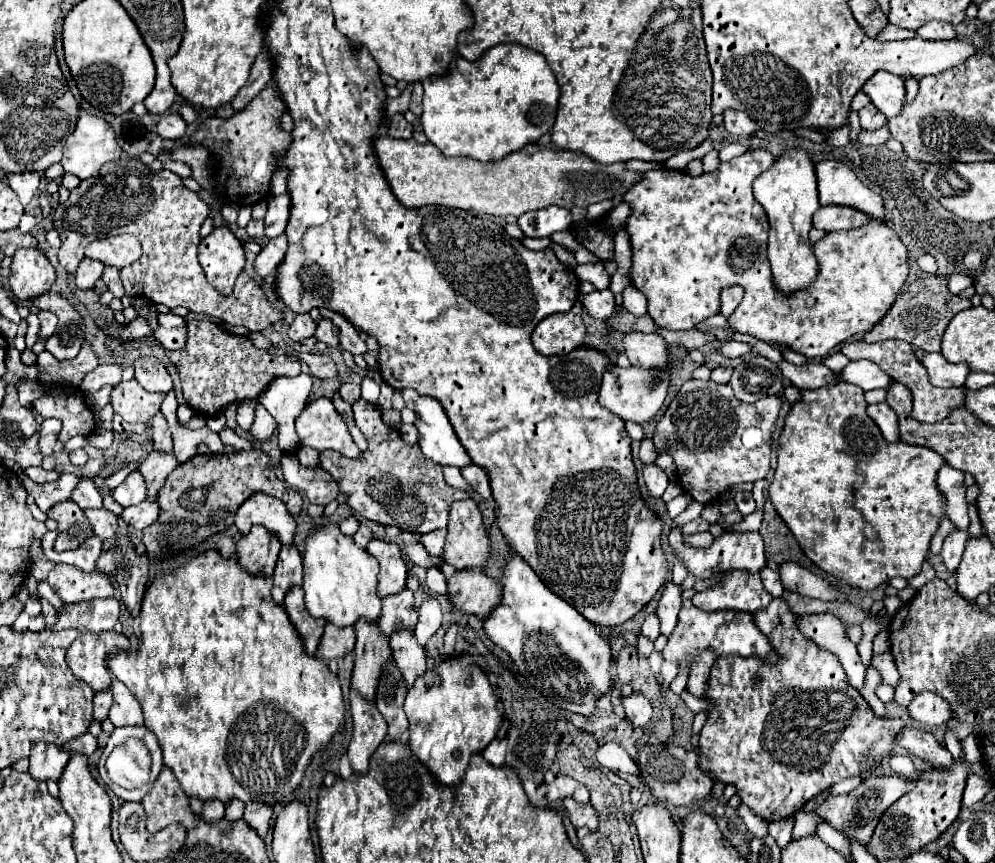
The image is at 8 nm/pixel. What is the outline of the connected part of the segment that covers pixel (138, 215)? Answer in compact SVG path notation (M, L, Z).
M121 158L119 162L105 164L97 176L83 180L71 190L65 210L55 210L53 224L63 242L59 248L59 264L69 274L75 274L83 260L85 244L109 230L127 232L141 240L141 258L121 270L127 296L161 302L169 308L185 306L191 312L203 312L215 320L245 326L251 332L261 332L273 322L283 320L283 314L267 302L265 290L245 272L239 274L233 296L223 296L209 286L197 260L199 228L207 216L209 206L195 192L185 188L177 174L169 170L153 172L135 158Z

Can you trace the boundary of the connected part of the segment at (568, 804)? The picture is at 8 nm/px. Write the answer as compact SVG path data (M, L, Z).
M565 798L565 800L563 800L563 806L565 806L565 812L567 812L567 816L569 816L569 820L571 820L571 824L573 824L575 828L585 826L585 828L589 828L589 830L593 830L593 832L597 830L599 816L597 816L597 812L593 810L591 804L577 804L575 800Z

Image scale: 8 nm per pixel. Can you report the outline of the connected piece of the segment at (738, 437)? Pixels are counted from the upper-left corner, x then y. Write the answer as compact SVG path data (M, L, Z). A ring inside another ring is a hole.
M689 380L657 420L651 440L659 454L667 452L675 460L681 488L691 494L695 502L709 504L727 488L765 478L769 472L771 436L781 404L779 396L767 396L755 404L745 404L733 396L729 384Z

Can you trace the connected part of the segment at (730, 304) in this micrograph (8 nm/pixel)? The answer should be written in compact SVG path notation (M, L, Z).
M727 286L721 290L721 314L725 318L731 316L731 312L737 308L737 304L741 302L743 298L743 288L741 286Z

